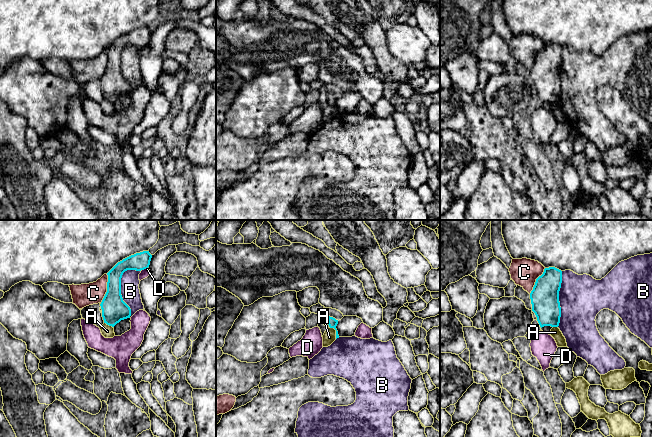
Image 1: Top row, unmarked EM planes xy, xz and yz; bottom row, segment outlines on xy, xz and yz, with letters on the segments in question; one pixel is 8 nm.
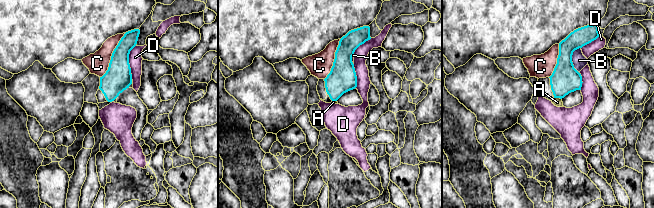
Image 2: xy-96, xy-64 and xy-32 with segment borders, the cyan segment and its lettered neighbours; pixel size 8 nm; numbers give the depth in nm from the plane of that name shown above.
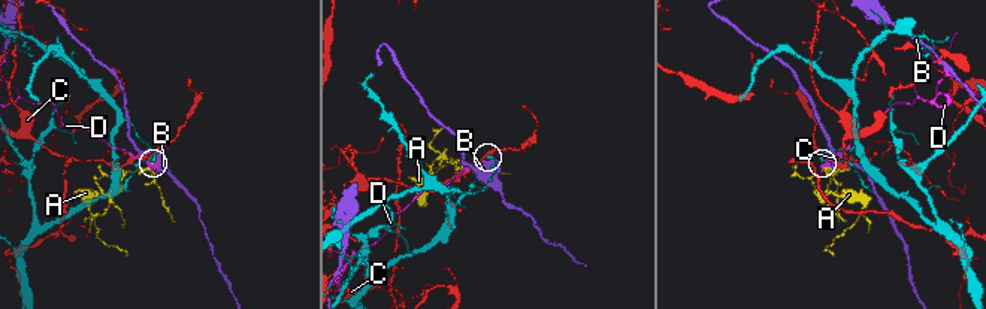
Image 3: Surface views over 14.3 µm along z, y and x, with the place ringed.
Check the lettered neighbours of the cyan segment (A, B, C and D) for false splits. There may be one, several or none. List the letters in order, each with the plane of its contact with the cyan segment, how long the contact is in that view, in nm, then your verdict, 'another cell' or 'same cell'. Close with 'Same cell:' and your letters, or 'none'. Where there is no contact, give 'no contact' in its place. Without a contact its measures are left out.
A: meets cyan in xz; contact 120 nm long; another cell
B: meets cyan in xy; contact 400 nm long; another cell
C: meets cyan in xy; contact 240 nm long; another cell
D: meets cyan in xy; contact 50 nm long; another cell
Same cell: none

